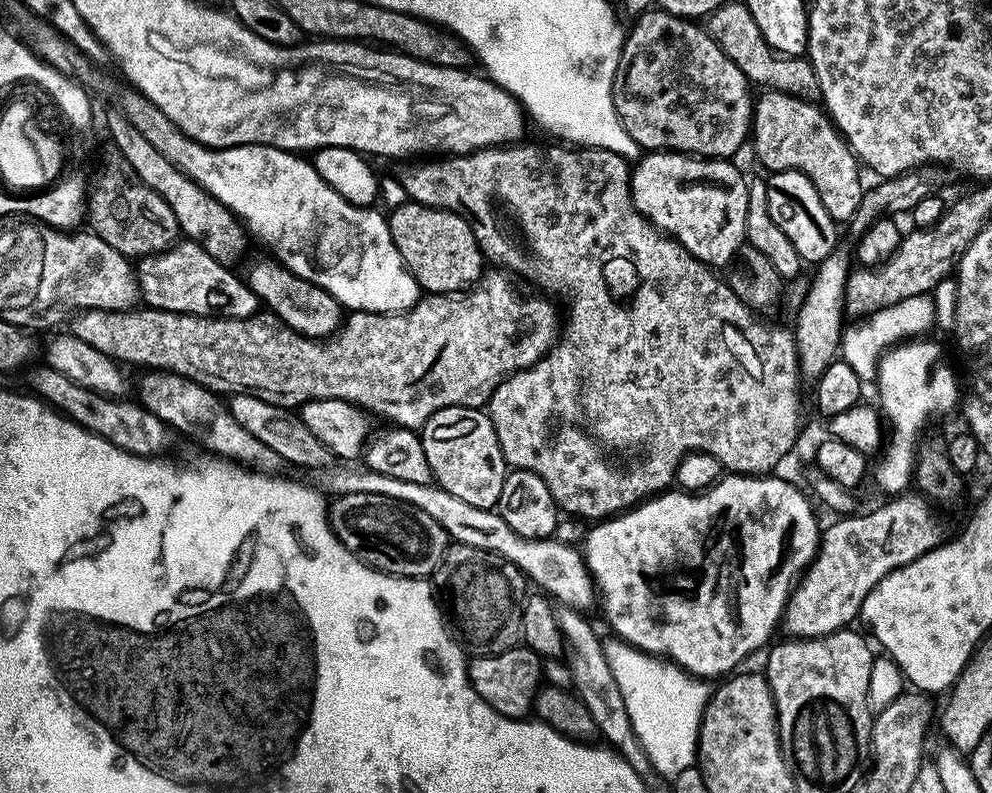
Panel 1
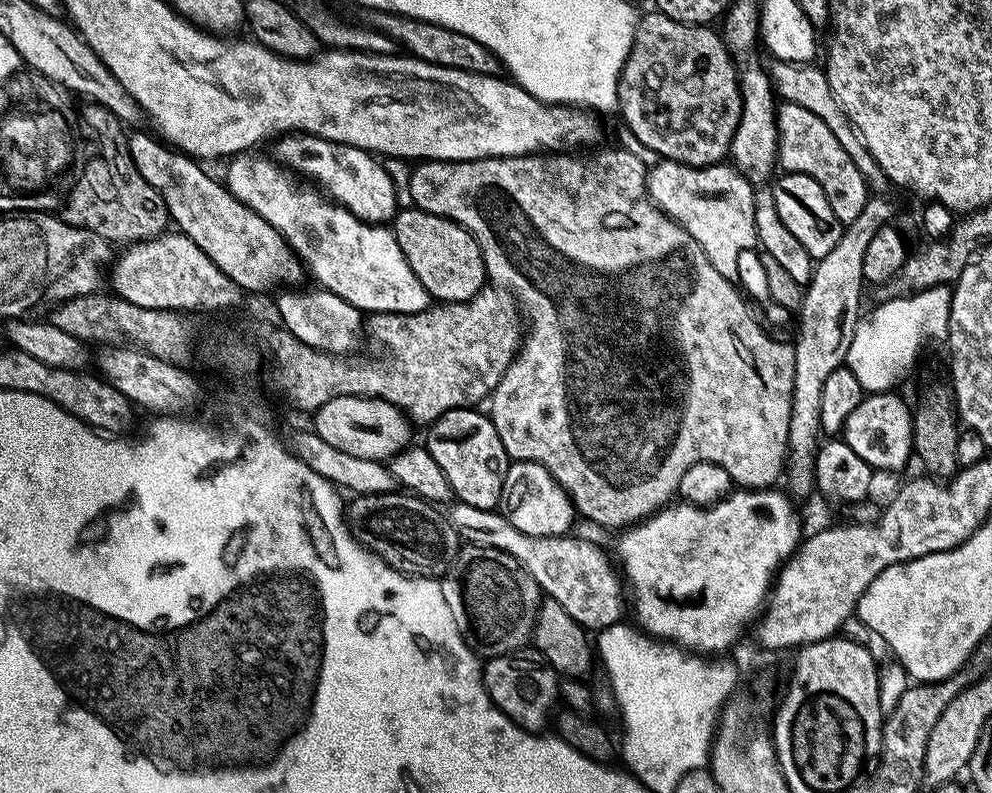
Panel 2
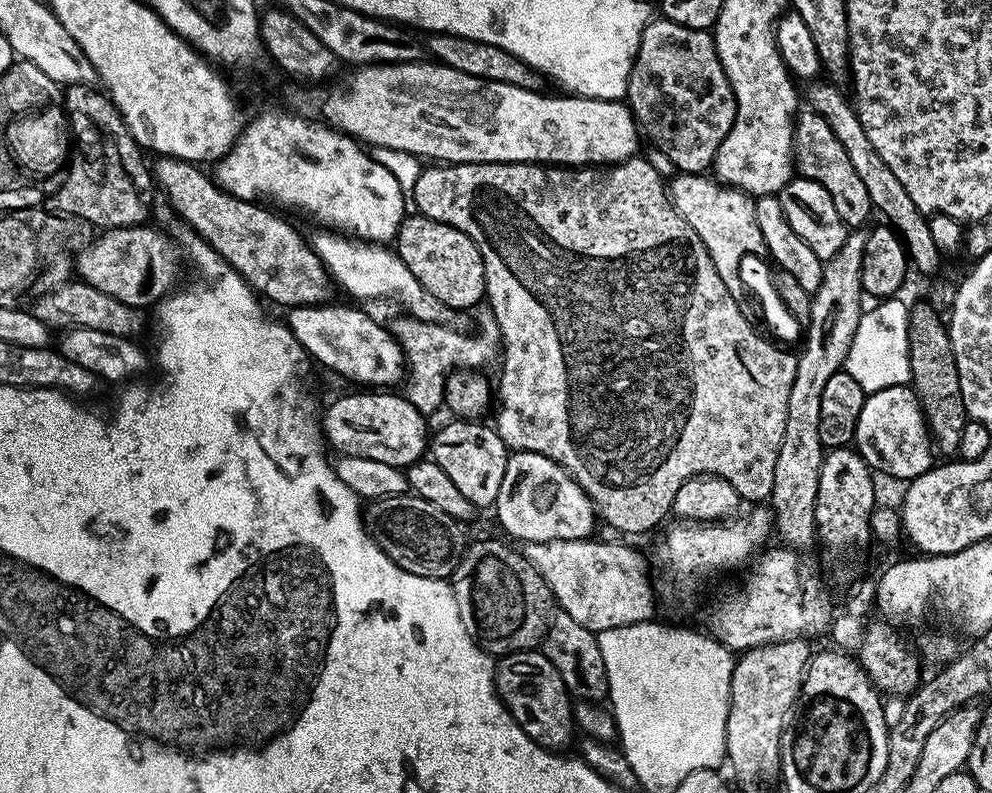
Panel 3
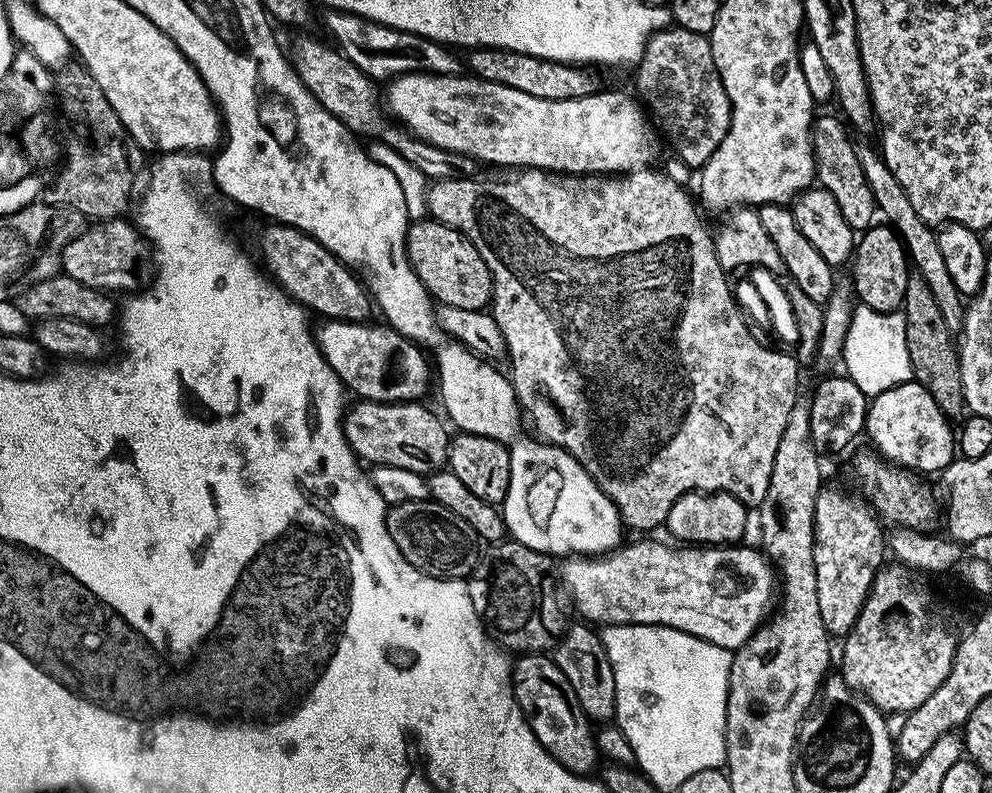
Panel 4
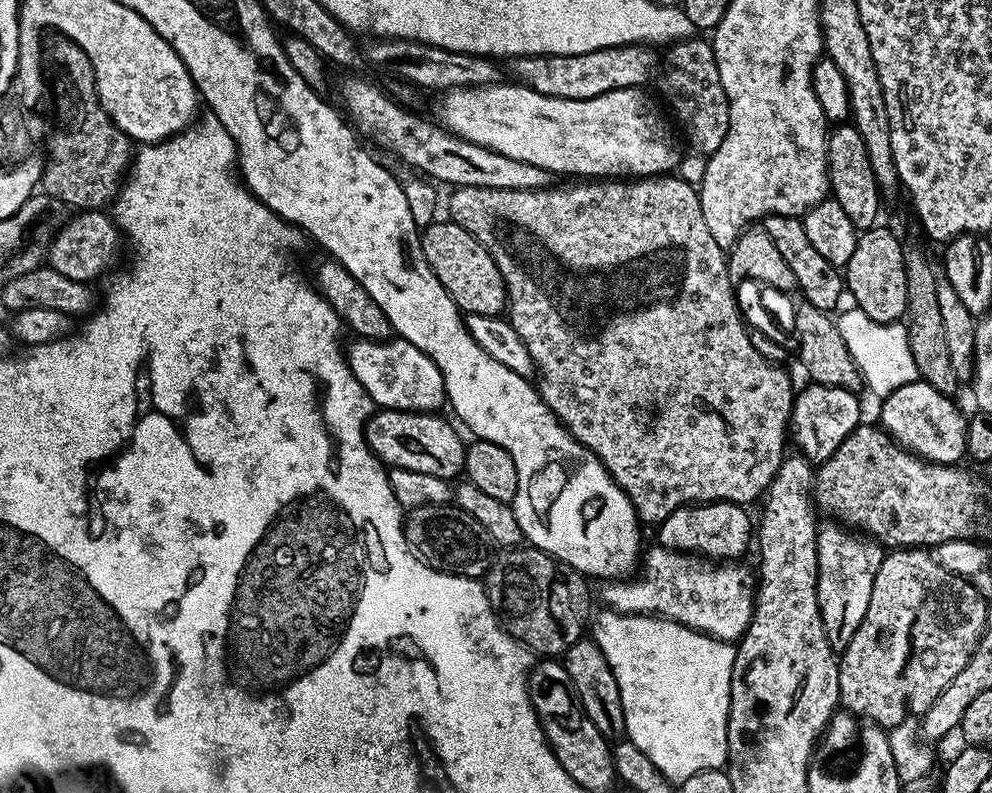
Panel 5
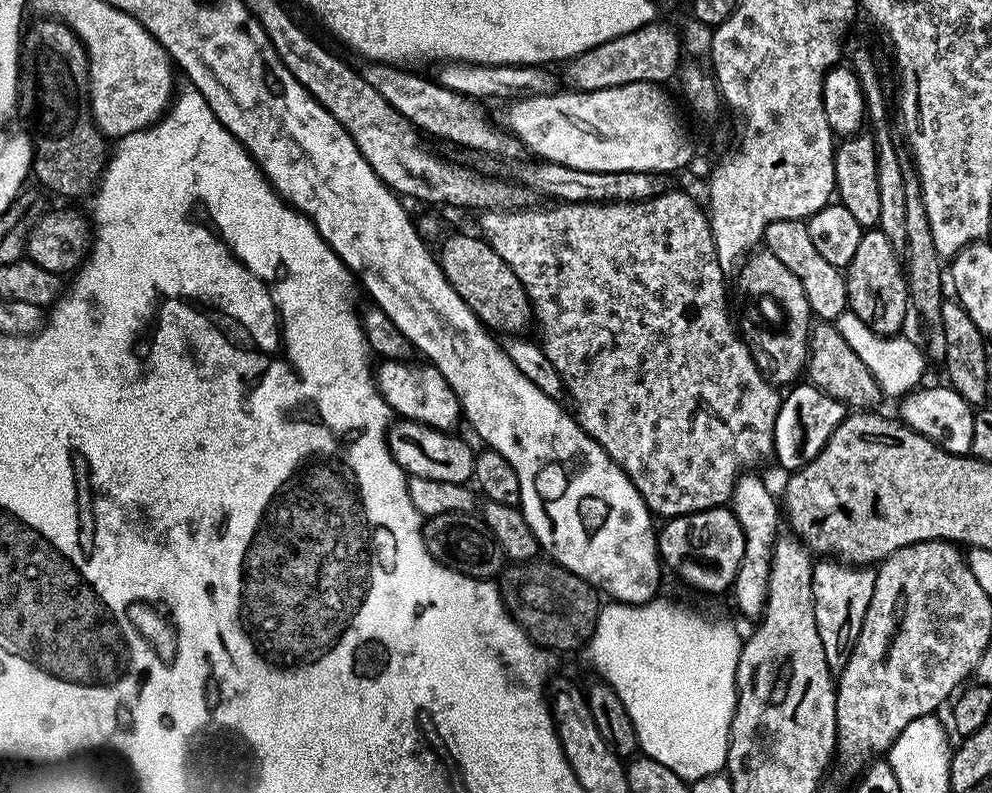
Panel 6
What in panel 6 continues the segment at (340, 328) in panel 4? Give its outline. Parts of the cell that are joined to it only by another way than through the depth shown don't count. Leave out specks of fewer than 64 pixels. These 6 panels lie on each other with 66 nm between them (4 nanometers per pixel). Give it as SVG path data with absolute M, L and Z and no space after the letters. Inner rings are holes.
M385 359L375 369L376 387L380 389L382 398L392 407L397 417L406 420L417 420L431 428L445 430L455 429L456 423L461 423L462 413L460 403L446 378L438 369L427 362L409 362L406 360Z

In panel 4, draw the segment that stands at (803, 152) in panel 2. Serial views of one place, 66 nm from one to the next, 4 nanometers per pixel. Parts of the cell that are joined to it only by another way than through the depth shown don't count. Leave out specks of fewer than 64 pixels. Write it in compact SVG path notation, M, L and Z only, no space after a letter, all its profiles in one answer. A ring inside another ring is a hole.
M817 115L812 125L812 153L816 159L816 180L819 187L834 194L834 202L838 202L842 218L850 222L852 229L867 230L873 227L878 216L874 194L870 190L870 182L866 182L866 174L862 172L862 162L858 162L856 144L848 137L849 129L845 121L839 115L836 116Z

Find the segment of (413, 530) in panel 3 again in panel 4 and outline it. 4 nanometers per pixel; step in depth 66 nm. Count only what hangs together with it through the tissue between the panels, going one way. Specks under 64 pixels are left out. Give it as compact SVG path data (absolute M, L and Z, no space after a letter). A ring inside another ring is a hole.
M431 498L391 505L384 521L402 558L406 558L406 562L410 562L410 566L419 572L428 576L463 579L479 565L480 539L476 532L462 518L458 518L454 510L446 510L446 506L437 504Z

